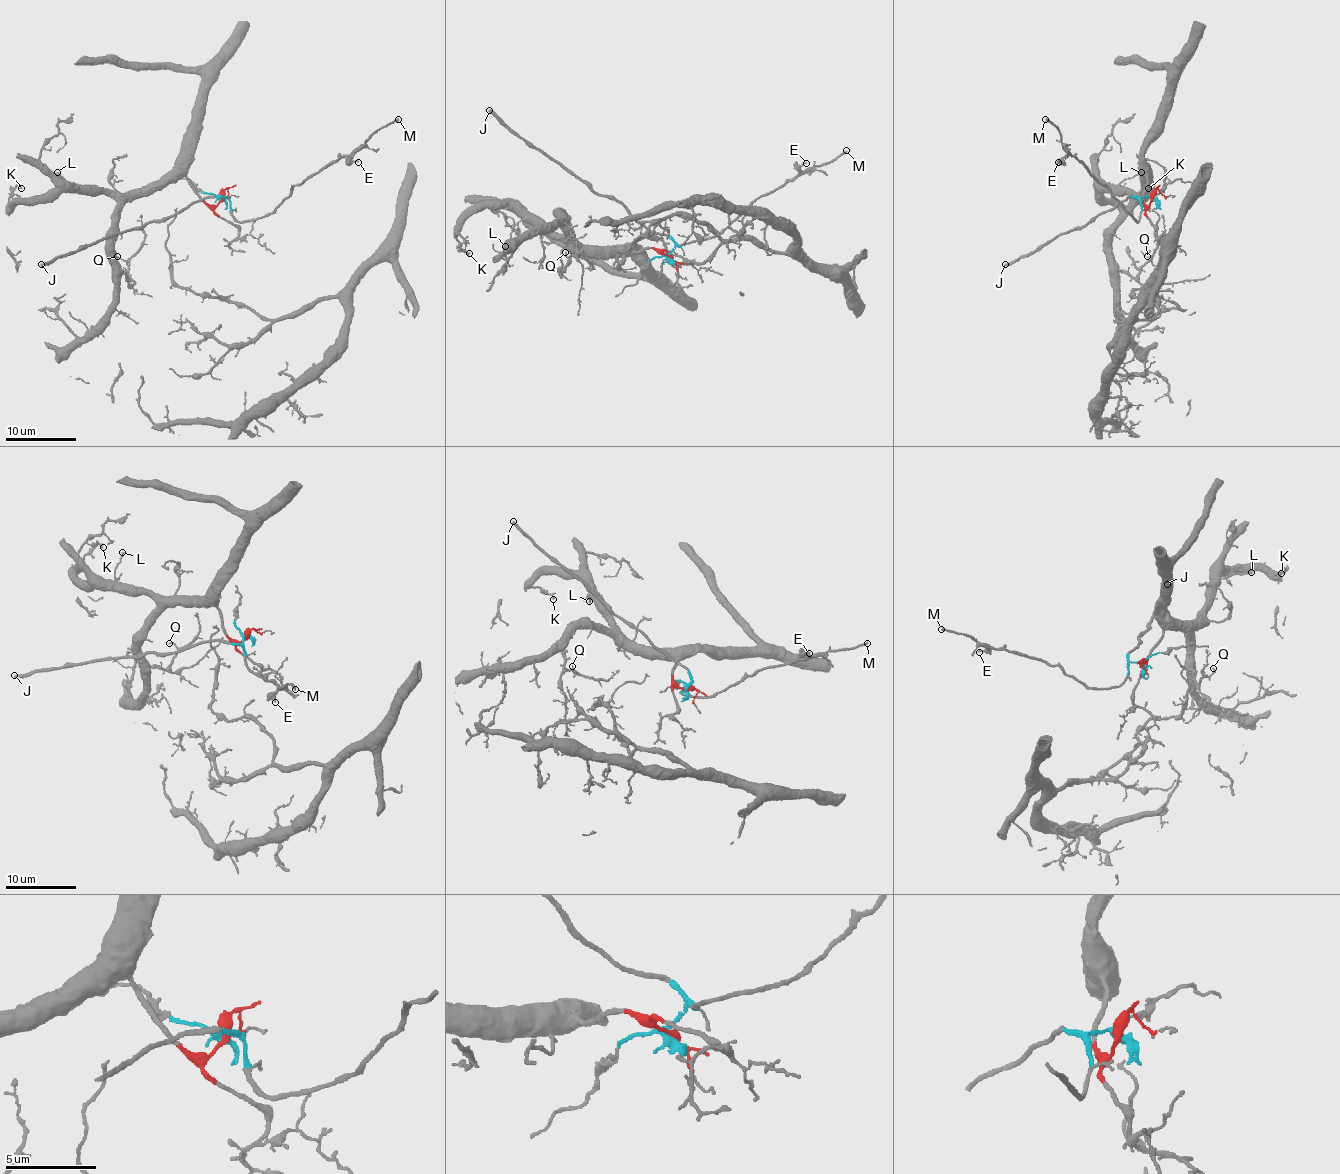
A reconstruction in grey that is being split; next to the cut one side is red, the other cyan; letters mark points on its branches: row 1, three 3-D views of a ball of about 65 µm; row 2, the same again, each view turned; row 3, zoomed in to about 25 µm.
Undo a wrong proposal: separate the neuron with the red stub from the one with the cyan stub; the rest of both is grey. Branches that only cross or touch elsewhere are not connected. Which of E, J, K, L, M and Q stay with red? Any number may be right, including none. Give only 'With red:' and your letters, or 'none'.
With red: K, L, Q

